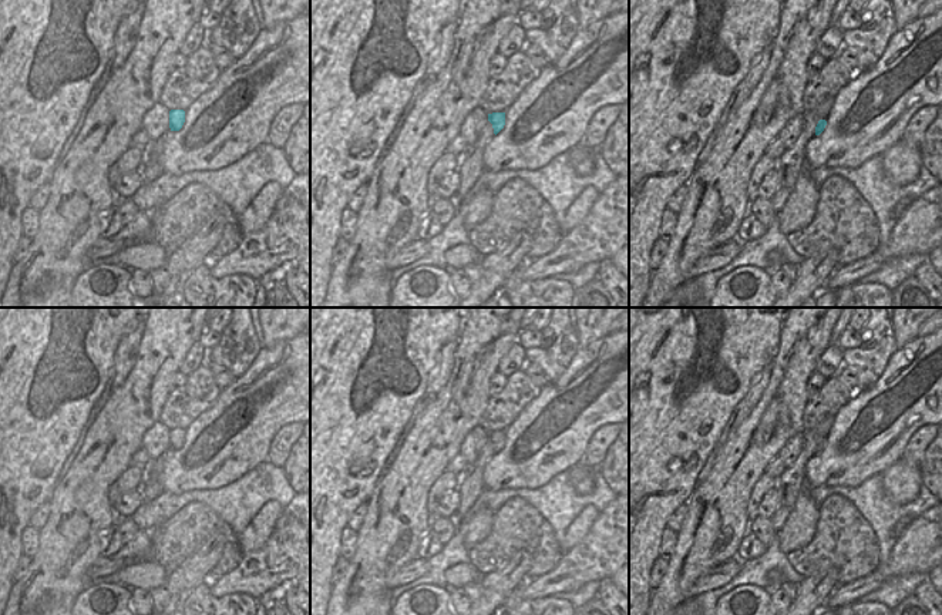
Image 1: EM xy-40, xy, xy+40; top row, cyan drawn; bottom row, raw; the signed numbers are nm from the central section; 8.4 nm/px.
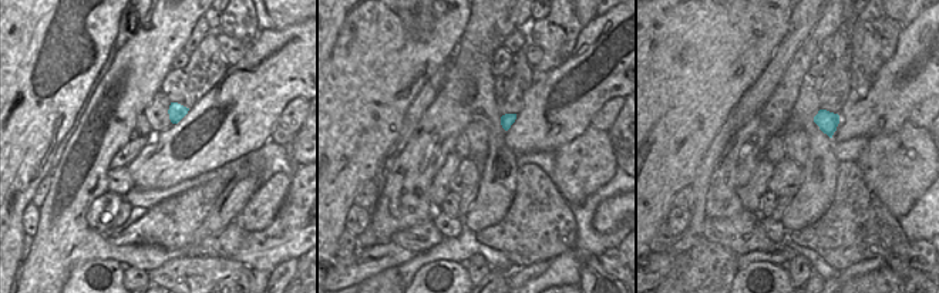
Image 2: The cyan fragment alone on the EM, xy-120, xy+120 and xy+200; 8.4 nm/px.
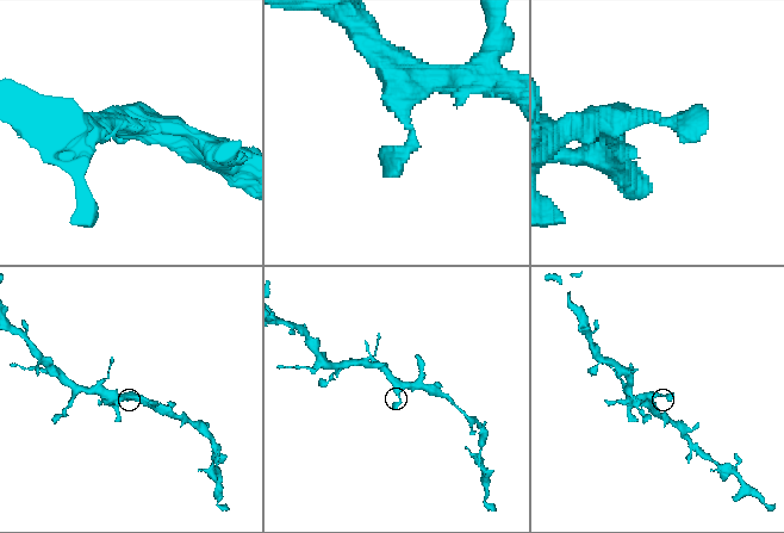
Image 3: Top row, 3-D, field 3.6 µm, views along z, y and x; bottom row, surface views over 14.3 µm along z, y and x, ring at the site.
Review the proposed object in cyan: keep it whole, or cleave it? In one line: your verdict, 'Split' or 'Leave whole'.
Leave whole

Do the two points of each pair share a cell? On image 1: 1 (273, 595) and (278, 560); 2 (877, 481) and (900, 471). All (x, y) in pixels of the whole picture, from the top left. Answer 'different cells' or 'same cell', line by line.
1: different cells
2: different cells

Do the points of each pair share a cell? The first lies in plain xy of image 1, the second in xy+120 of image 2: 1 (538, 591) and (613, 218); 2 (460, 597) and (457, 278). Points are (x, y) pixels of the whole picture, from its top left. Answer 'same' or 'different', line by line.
1: same
2: different

